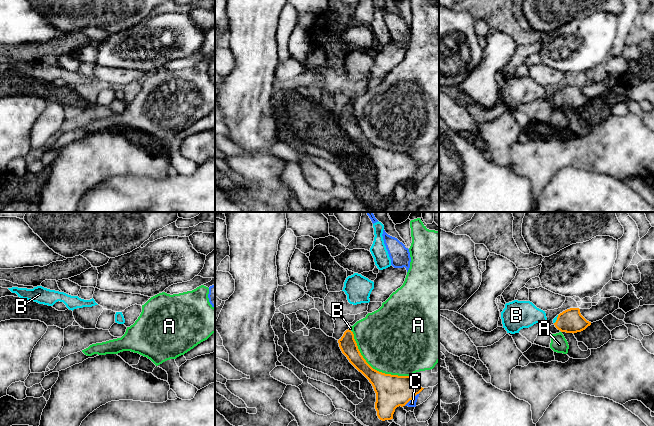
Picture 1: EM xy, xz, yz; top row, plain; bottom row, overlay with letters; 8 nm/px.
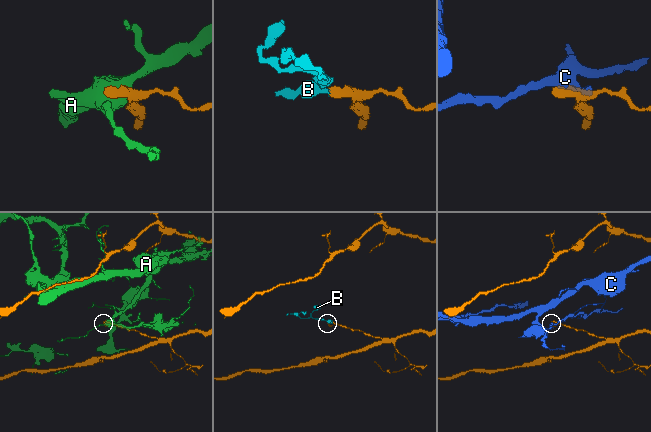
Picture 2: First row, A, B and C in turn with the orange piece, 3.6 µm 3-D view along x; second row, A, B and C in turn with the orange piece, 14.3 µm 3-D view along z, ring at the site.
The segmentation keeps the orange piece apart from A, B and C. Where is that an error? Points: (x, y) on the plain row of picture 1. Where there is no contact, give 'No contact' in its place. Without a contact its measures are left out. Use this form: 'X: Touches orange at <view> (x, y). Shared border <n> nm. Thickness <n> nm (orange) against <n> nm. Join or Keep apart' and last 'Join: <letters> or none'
A: Touches orange at xz (372, 144). Shared border 600 nm. Thickness 260 nm (orange) against 480 nm. Keep apart
B: Touches orange at yz (557, 95). Shared border 80 nm. Thickness 190 nm (orange) against 30 nm. Join
C: Touches orange at xz (411, 175). Shared border 170 nm. Thickness 260 nm (orange) against 60 nm. Keep apart
Join: B

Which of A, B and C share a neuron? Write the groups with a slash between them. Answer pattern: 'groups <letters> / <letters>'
groups A / B / C

